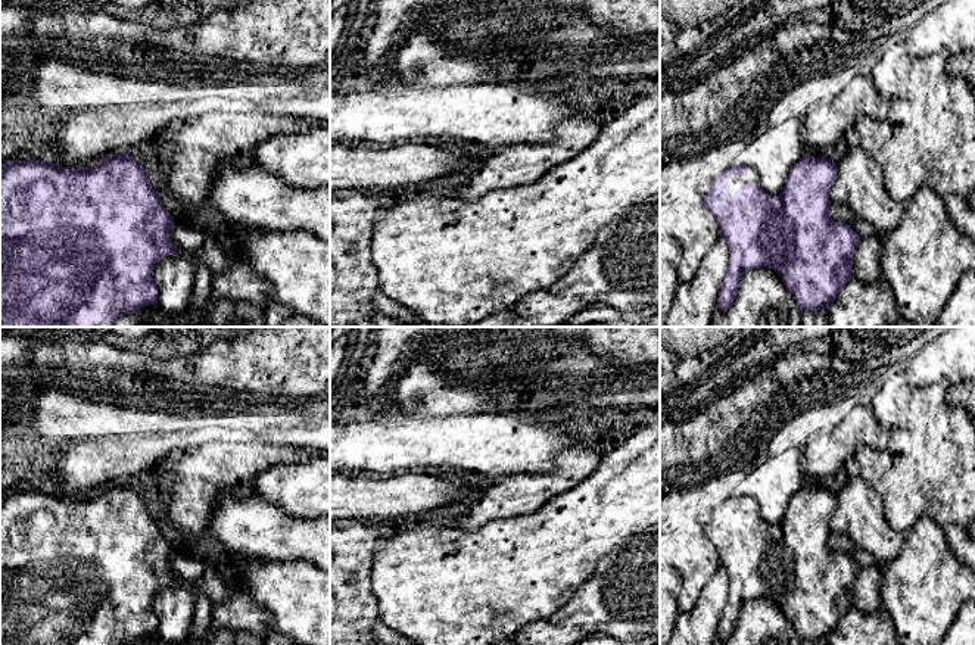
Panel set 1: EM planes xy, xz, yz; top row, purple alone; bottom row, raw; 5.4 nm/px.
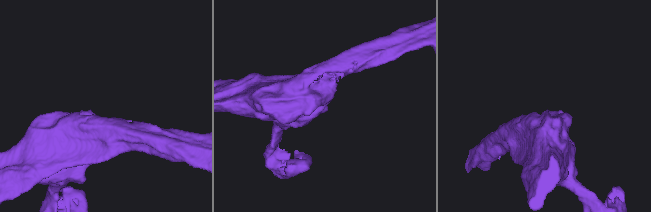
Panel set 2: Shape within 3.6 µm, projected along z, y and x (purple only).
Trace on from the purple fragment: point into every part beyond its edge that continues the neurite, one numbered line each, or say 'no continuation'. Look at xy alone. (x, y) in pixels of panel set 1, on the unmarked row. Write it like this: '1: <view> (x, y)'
no continuation

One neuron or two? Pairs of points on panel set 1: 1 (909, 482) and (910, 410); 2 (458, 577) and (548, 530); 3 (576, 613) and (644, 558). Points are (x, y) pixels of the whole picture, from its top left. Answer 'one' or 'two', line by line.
1: one
2: one
3: one

